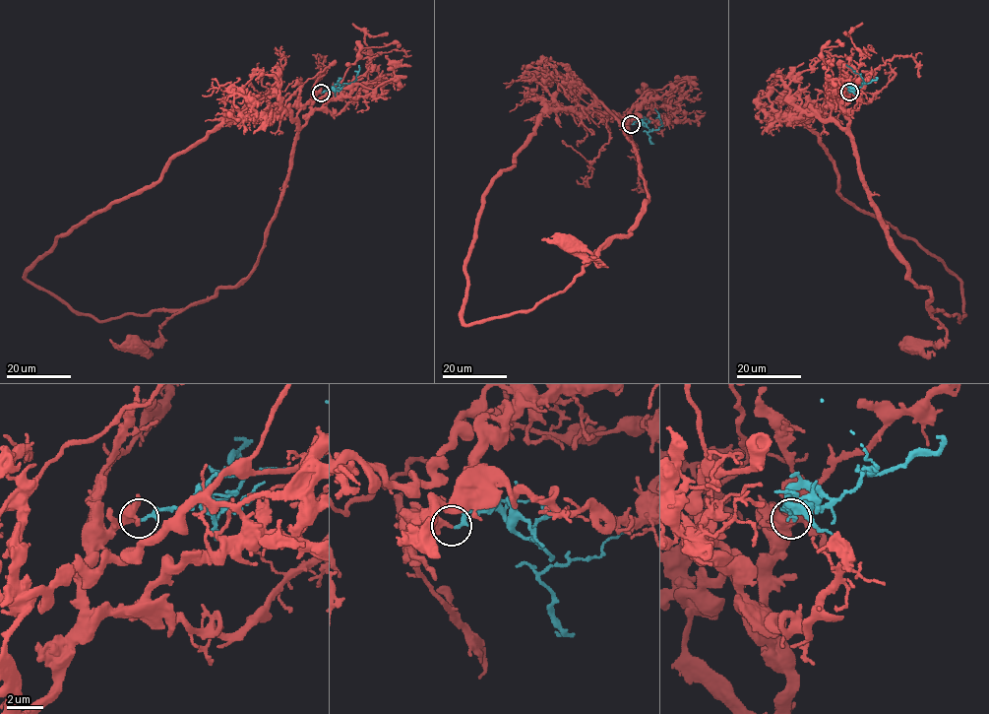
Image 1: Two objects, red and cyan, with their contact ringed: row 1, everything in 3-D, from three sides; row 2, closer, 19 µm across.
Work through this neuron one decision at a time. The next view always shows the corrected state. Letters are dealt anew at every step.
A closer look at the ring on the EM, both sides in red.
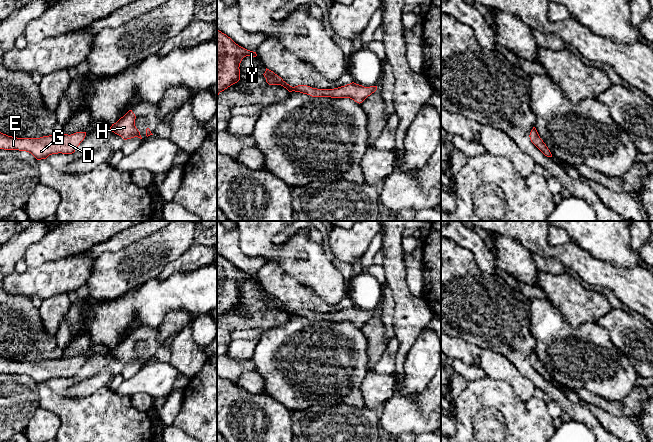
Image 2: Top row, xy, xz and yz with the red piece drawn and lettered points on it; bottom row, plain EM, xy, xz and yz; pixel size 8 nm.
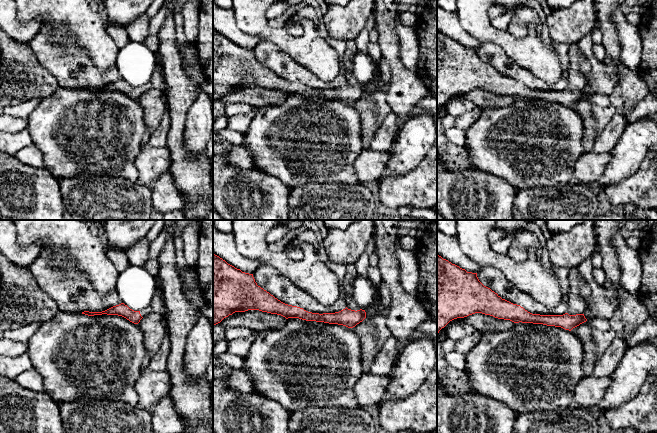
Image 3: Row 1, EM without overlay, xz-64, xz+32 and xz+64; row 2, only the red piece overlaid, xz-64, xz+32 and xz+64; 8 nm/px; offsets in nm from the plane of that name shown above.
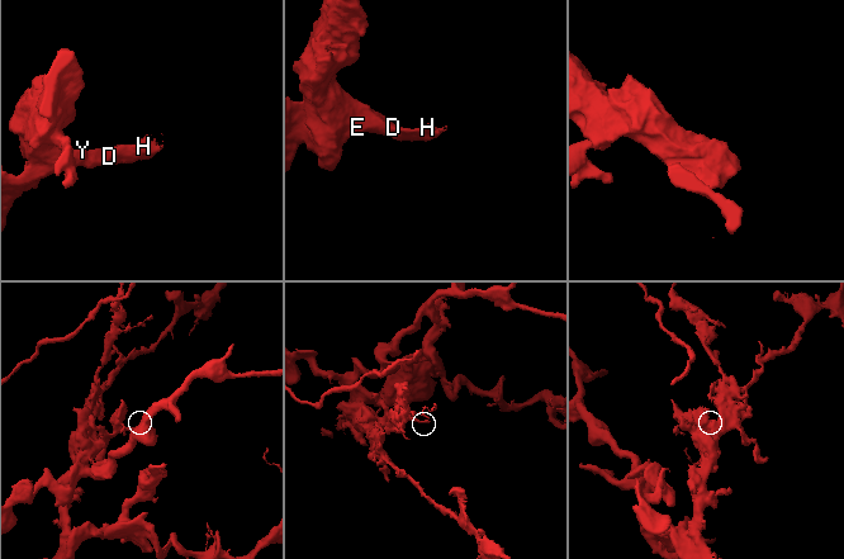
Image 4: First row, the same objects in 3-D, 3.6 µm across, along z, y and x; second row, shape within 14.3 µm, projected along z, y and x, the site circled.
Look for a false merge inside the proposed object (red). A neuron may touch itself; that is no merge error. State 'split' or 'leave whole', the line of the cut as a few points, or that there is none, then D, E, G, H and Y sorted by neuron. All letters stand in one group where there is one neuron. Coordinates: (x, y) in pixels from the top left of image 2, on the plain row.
leave whole | no cut | D E G H Y

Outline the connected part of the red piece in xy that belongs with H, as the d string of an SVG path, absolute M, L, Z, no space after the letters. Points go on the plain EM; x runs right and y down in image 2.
M129 334L123 341L110 351L111 355L121 360L124 364L138 361L142 363L140 356L135 350L136 340Z

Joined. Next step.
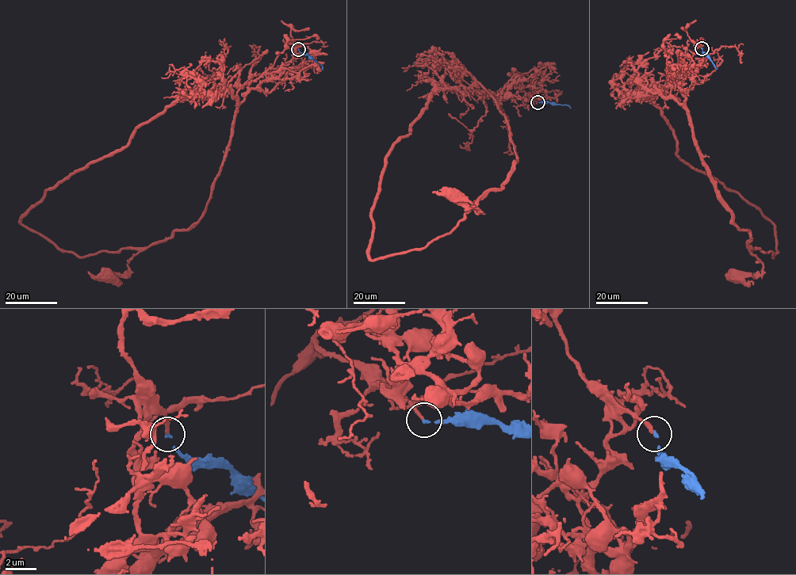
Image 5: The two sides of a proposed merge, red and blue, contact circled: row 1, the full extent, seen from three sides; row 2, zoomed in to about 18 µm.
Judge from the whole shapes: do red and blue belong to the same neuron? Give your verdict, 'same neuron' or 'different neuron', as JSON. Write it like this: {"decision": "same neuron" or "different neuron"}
{"decision": "same neuron"}

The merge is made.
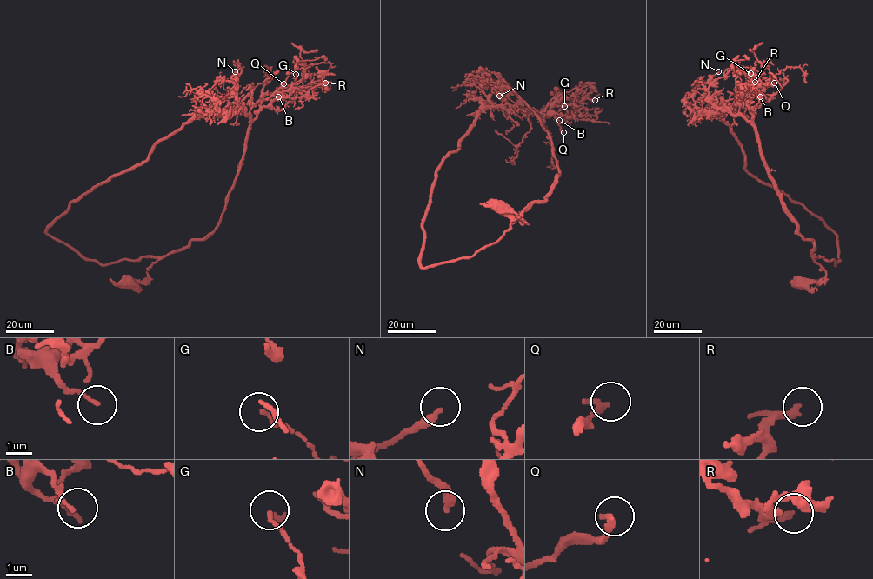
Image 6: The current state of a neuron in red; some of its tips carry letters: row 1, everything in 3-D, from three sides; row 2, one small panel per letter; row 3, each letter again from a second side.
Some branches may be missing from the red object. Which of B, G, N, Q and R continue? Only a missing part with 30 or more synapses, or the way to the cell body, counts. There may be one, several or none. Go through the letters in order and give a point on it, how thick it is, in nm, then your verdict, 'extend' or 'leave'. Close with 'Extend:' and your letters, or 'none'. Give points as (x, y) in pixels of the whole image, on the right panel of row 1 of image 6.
B: (760, 96) | 110 nm | leave
G: (750, 73) | 120 nm | leave
N: (718, 71) | 300 nm | extend
Q: (774, 83) | 190 nm | leave
R: (755, 82) | 280 nm | extend
Extend: N, R

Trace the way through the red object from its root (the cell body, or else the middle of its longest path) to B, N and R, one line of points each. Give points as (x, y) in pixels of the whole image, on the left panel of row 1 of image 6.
B: (127, 282), (148, 282), (152, 264), (212, 233), (234, 186), (260, 100), (276, 90), (278, 96)
N: (127, 282), (148, 282), (151, 265), (191, 240), (203, 240), (217, 225), (251, 121), (236, 103), (235, 71)
R: (127, 282), (148, 282), (152, 264), (212, 233), (257, 112), (279, 98), (311, 96), (325, 83)

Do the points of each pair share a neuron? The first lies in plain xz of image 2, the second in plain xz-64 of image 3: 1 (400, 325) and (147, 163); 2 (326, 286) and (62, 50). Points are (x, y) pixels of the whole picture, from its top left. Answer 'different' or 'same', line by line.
1: different
2: different

